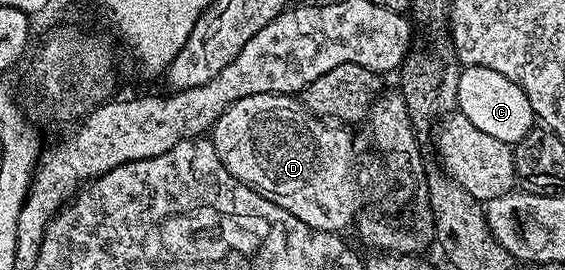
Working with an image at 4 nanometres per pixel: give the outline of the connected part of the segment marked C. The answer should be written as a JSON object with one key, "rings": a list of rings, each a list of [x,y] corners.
{"rings":[[[467,67],[459,77],[459,93],[457,94],[457,111],[475,129],[488,133],[491,137],[499,137],[499,141],[516,145],[529,131],[534,130],[535,116],[531,109],[531,101],[527,101],[527,93],[515,81],[503,77],[503,73],[495,73],[495,69],[486,67]]]}

